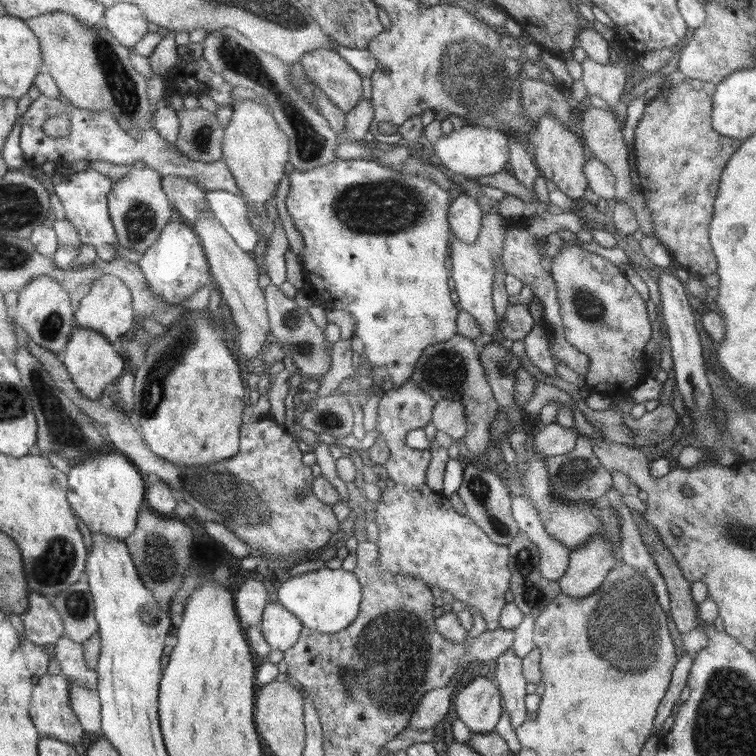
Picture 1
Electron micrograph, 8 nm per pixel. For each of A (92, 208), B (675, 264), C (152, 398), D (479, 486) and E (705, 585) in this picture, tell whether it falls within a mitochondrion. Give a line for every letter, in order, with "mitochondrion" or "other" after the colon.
A: other
B: other
C: mitochondrion
D: mitochondrion
E: other

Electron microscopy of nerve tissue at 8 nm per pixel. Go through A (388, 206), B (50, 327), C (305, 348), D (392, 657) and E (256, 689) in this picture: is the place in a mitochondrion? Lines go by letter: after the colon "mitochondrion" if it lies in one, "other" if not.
A: mitochondrion
B: mitochondrion
C: mitochondrion
D: mitochondrion
E: other

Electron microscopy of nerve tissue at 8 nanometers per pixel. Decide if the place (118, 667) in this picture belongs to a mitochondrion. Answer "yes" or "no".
no

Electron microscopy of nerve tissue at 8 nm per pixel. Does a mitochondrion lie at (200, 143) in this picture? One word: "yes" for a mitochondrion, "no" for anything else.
yes

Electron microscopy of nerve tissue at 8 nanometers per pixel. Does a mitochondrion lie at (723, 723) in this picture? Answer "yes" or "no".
yes

